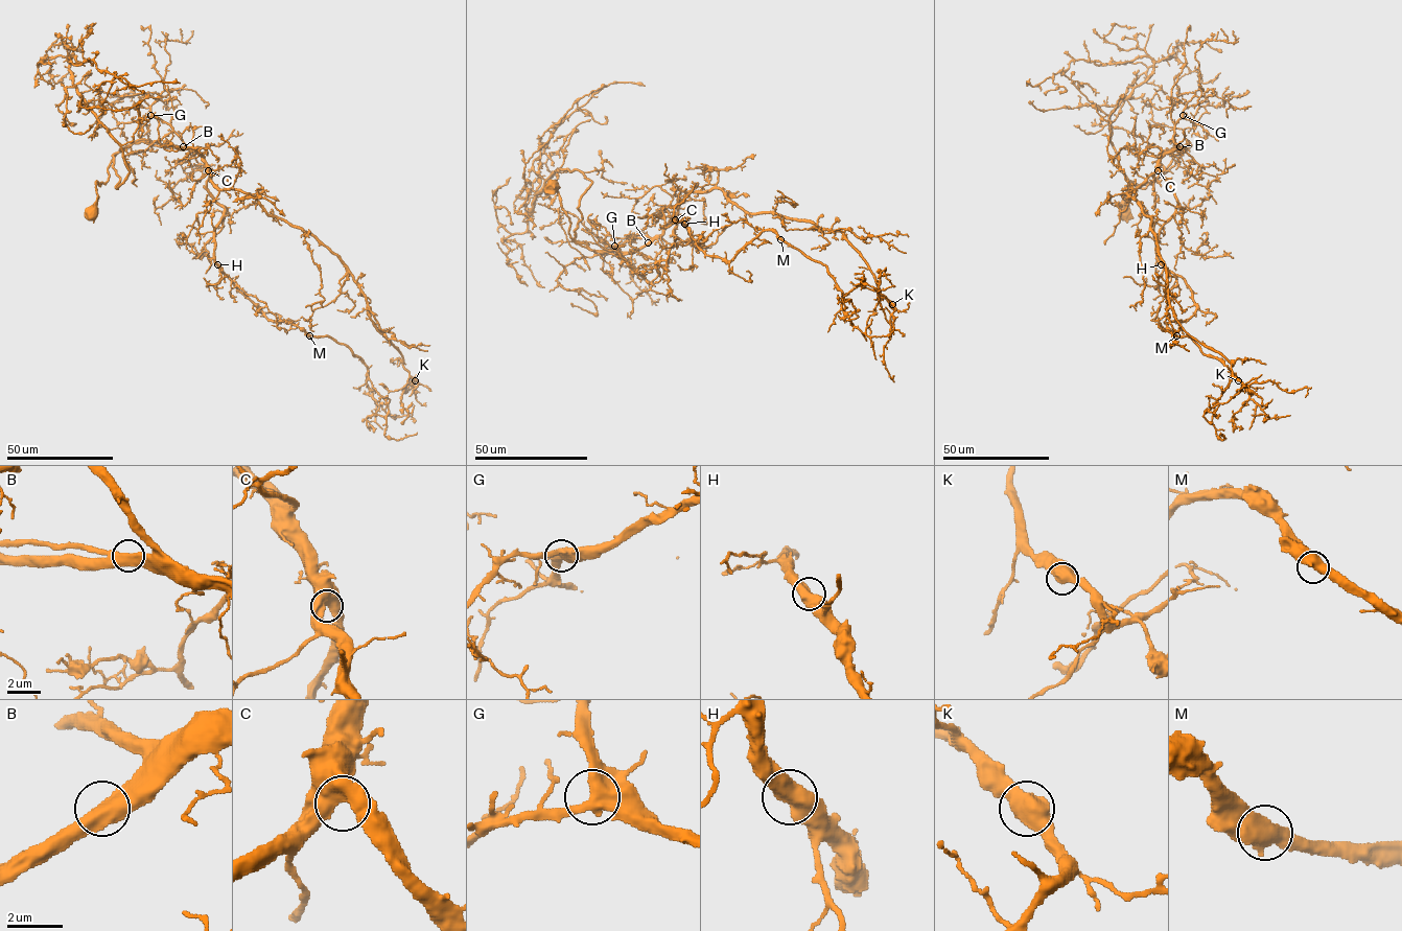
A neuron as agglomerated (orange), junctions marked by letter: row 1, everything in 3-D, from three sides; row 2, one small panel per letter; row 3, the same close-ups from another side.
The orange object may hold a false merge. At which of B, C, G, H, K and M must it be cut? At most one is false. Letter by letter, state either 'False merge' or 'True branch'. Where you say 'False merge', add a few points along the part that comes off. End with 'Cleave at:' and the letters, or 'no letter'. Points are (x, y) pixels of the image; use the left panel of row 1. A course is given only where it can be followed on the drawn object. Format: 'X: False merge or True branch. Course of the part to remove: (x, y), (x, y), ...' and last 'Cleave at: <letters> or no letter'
B: True branch
C: True branch
G: True branch
H: True branch
K: True branch
M: True branch
Cleave at: no letter

